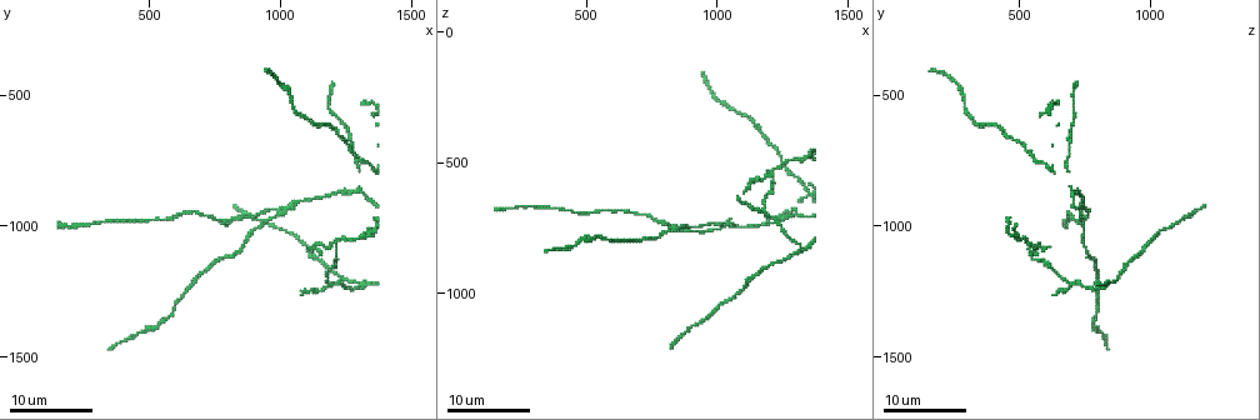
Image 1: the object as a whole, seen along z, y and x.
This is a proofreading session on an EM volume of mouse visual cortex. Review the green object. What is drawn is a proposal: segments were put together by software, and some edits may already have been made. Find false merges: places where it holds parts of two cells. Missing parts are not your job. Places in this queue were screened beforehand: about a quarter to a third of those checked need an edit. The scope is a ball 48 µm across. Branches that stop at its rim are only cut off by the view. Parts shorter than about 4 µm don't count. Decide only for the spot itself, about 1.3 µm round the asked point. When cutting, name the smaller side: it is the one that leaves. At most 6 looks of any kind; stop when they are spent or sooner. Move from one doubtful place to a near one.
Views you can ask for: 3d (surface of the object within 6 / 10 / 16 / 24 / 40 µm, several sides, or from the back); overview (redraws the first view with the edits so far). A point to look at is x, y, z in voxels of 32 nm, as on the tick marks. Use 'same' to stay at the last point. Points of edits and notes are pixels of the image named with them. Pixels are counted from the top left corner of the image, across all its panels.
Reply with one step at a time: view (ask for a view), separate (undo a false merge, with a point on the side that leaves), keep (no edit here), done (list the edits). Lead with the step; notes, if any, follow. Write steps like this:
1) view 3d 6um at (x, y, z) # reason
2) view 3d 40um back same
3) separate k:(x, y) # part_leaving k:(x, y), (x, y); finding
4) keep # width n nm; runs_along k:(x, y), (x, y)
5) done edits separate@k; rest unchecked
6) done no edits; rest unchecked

view 3d 24um at (1310, 1230, 820) # abrupt turn

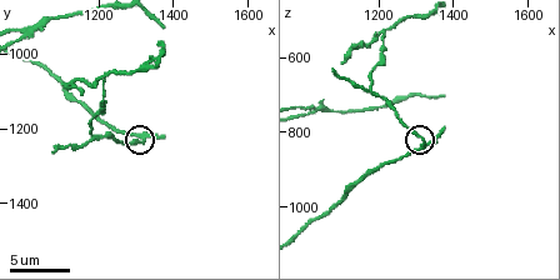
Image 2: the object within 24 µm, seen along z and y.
view 3d 10um at (1320, 1230, 830)

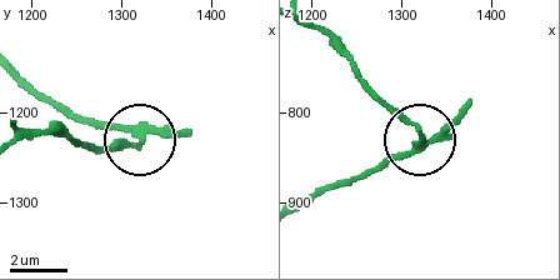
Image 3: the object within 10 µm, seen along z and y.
separate 3:(114, 140) # width 220 nm; part_leaving 3:(138, 136), (85, 149), (23, 131); two cells meet here

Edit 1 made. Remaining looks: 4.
view 3d 24um at (1210, 870, 720) # calibre changes

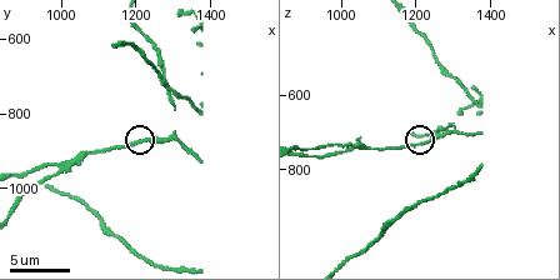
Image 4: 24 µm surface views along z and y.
view 3d 10um at (1220, 870, 730) # zoom in

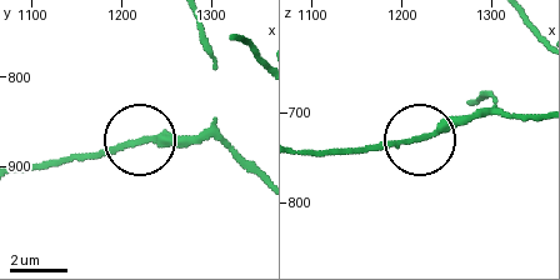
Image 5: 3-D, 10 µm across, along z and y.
keep # runs_along 5:(26, 170), (149, 141), (204, 141); all the same cell

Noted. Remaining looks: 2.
view 3d 10um at (1050, 920, 740) # three-way junction

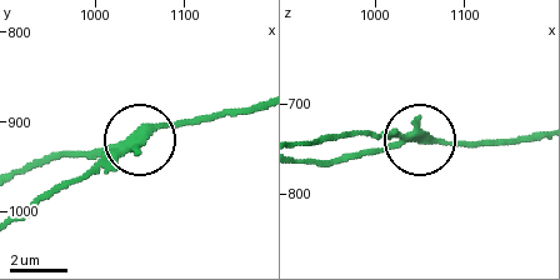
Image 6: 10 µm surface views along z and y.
view 3d 6um at (1045, 920, 740)

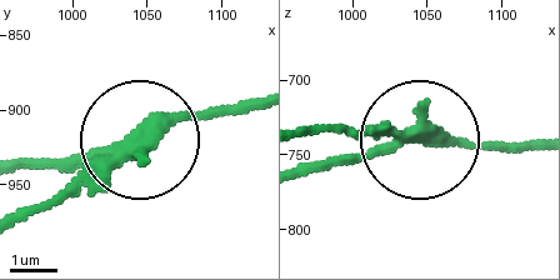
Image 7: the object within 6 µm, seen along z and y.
separate 7:(90, 190) # side_arm 32 um; arms 3; a second cell is stuck on

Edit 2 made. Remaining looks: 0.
done edits separate@3, separate@7; rest unchecked

